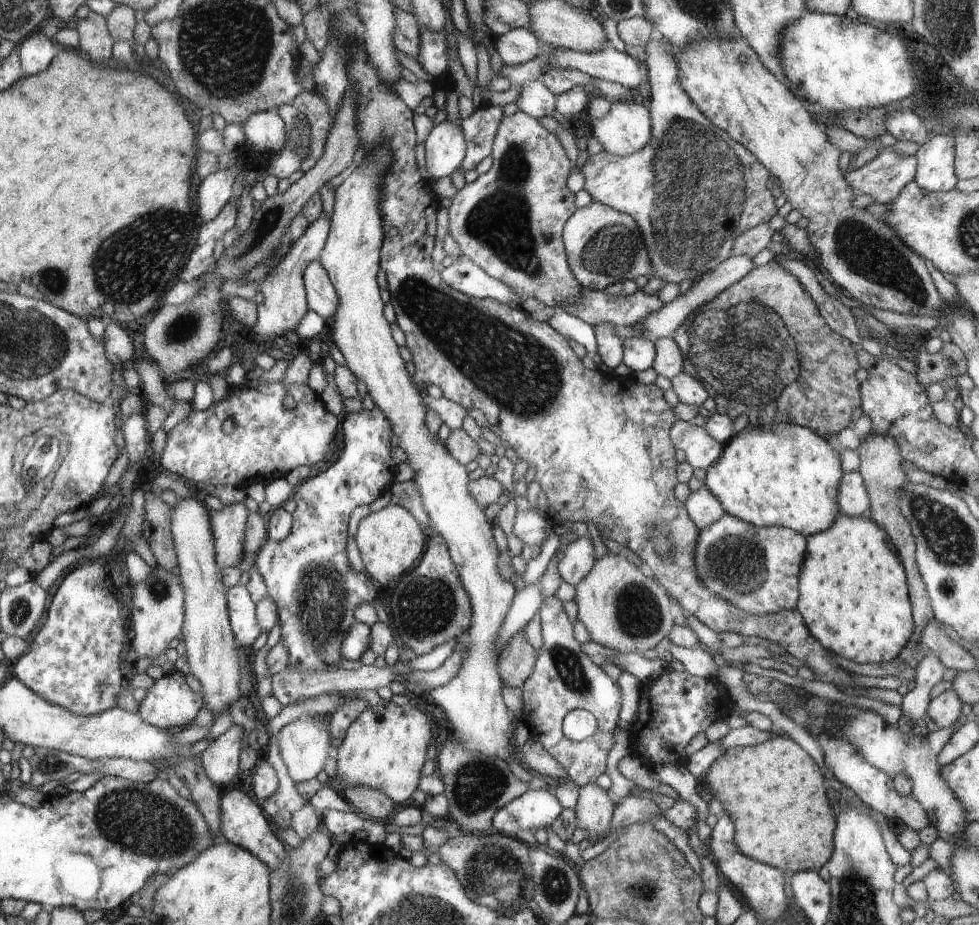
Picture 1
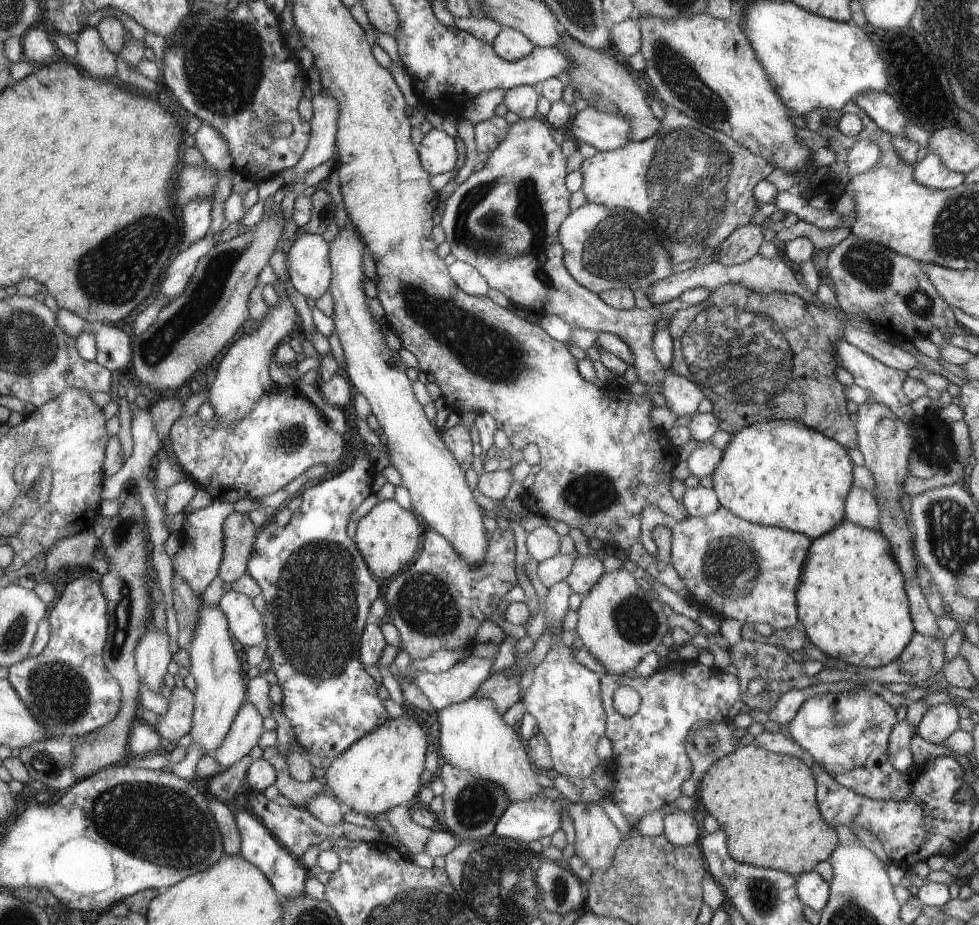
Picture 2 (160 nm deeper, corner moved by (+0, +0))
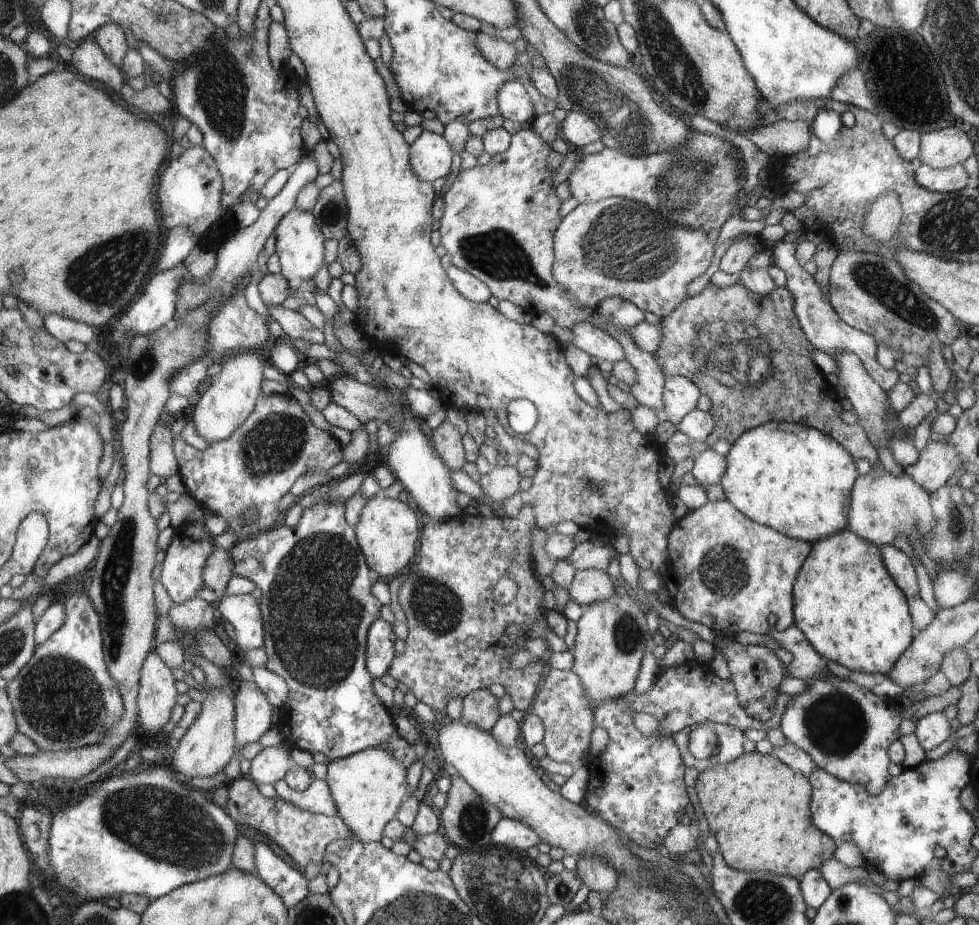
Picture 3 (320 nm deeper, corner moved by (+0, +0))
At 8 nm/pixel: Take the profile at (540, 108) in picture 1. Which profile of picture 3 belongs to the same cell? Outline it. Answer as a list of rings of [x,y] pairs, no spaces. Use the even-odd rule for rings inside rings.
[[[510,79],[501,86],[497,102],[504,119],[518,122],[523,127],[530,126],[536,116],[526,88],[515,79]]]

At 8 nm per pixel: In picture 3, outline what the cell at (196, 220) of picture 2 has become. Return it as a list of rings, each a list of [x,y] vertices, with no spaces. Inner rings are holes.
[[[187,227],[170,229],[166,244],[162,247],[161,257],[158,258],[158,264],[155,266],[155,274],[180,267],[198,240],[199,238],[195,237]]]

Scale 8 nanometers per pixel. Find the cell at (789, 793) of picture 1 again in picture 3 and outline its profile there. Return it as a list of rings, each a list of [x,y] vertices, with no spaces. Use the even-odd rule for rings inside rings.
[[[757,751],[744,752],[736,760],[716,763],[698,775],[696,796],[704,812],[708,828],[706,834],[714,834],[718,852],[724,862],[737,871],[762,871],[800,880],[809,870],[819,869],[822,862],[832,858],[836,843],[820,832],[811,819],[810,781],[801,772],[792,770],[778,758]]]

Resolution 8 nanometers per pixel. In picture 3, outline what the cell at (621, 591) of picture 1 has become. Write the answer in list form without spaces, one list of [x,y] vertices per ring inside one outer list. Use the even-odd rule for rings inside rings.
[[[614,593],[610,598],[589,604],[587,611],[577,622],[575,642],[569,648],[574,655],[571,671],[579,676],[579,681],[585,690],[585,697],[591,702],[593,710],[602,701],[616,701],[634,689],[646,641],[653,638],[653,635],[650,636],[646,616],[636,603],[630,598],[630,594],[621,596]]]

